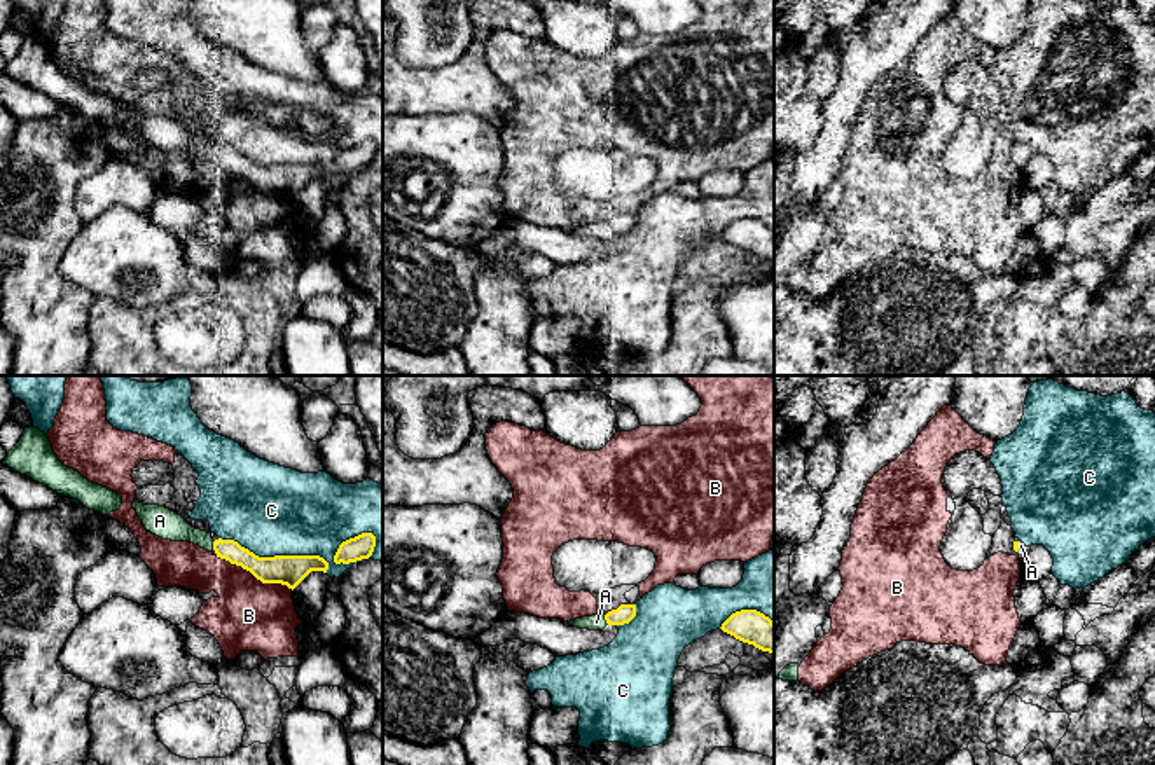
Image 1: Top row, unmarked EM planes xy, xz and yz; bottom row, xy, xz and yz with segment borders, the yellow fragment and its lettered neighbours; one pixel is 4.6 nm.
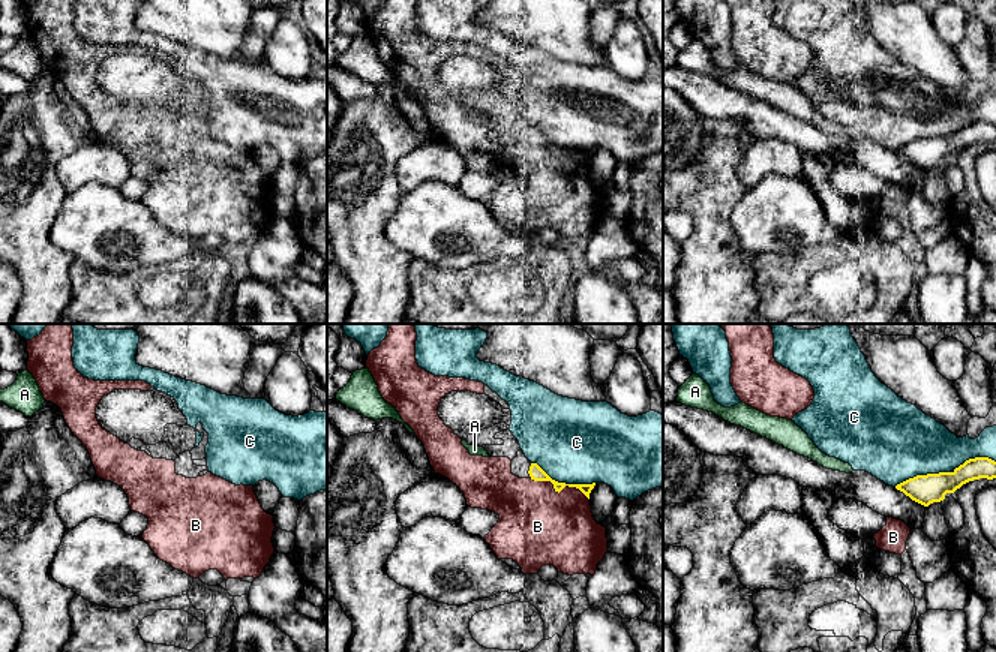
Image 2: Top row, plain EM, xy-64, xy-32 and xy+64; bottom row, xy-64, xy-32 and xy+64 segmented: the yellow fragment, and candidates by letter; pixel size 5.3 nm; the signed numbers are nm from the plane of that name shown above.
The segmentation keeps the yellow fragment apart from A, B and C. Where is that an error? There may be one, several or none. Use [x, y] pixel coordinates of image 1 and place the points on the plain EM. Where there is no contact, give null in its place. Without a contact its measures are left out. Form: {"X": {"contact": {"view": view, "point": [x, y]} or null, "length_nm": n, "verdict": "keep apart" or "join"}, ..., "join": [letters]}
{"A": {"contact": {"view": "xy", "point": [214, 154]}, "length_nm": 40, "verdict": "join"}, "B": {"contact": {"view": "xy", "point": [254, 184]}, "length_nm": 400, "verdict": "keep apart"}, "C": {"contact": {"view": "xy", "point": [276, 165]}, "length_nm": 550, "verdict": "keep apart"}, "join": ["A"]}

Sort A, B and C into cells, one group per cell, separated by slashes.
A / B / C

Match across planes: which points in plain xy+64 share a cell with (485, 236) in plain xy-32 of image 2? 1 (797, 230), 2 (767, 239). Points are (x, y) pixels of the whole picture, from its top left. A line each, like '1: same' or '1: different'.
1: same
2: same

